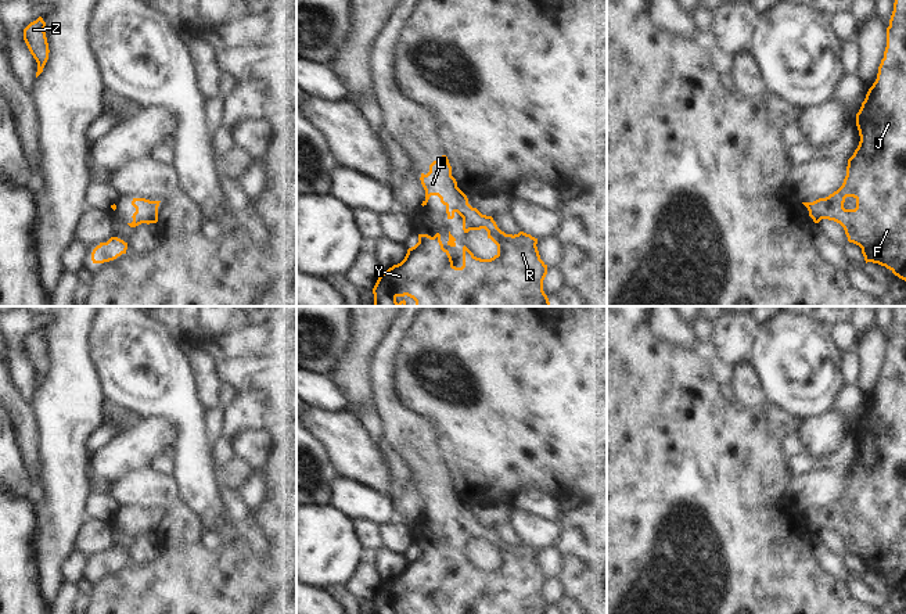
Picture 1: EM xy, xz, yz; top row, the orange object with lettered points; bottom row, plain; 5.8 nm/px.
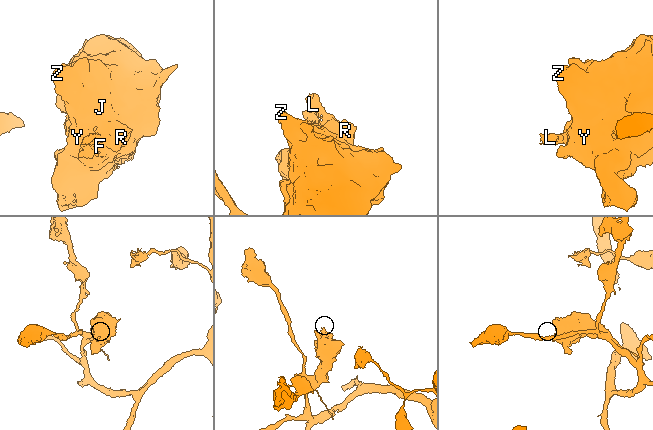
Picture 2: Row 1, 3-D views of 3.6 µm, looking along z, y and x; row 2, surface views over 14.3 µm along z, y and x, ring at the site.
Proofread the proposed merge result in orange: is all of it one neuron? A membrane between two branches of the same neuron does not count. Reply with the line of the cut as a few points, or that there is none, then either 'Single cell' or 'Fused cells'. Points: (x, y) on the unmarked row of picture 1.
No split. Single cell

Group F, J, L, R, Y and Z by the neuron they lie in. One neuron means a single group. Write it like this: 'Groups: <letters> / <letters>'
Groups: F J L R Y Z

